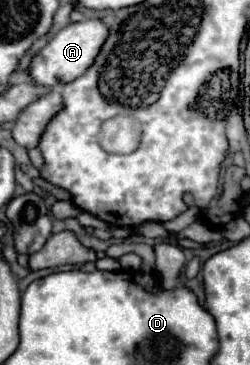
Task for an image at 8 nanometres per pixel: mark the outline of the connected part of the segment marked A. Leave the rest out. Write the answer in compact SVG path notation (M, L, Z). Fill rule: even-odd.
M93 18L83 22L73 22L65 28L61 28L43 48L43 54L39 54L31 66L31 80L41 86L61 86L67 82L73 82L75 78L83 76L85 70L93 64L93 58L97 58L101 46L105 44L105 38L109 36L109 28L105 22Z

